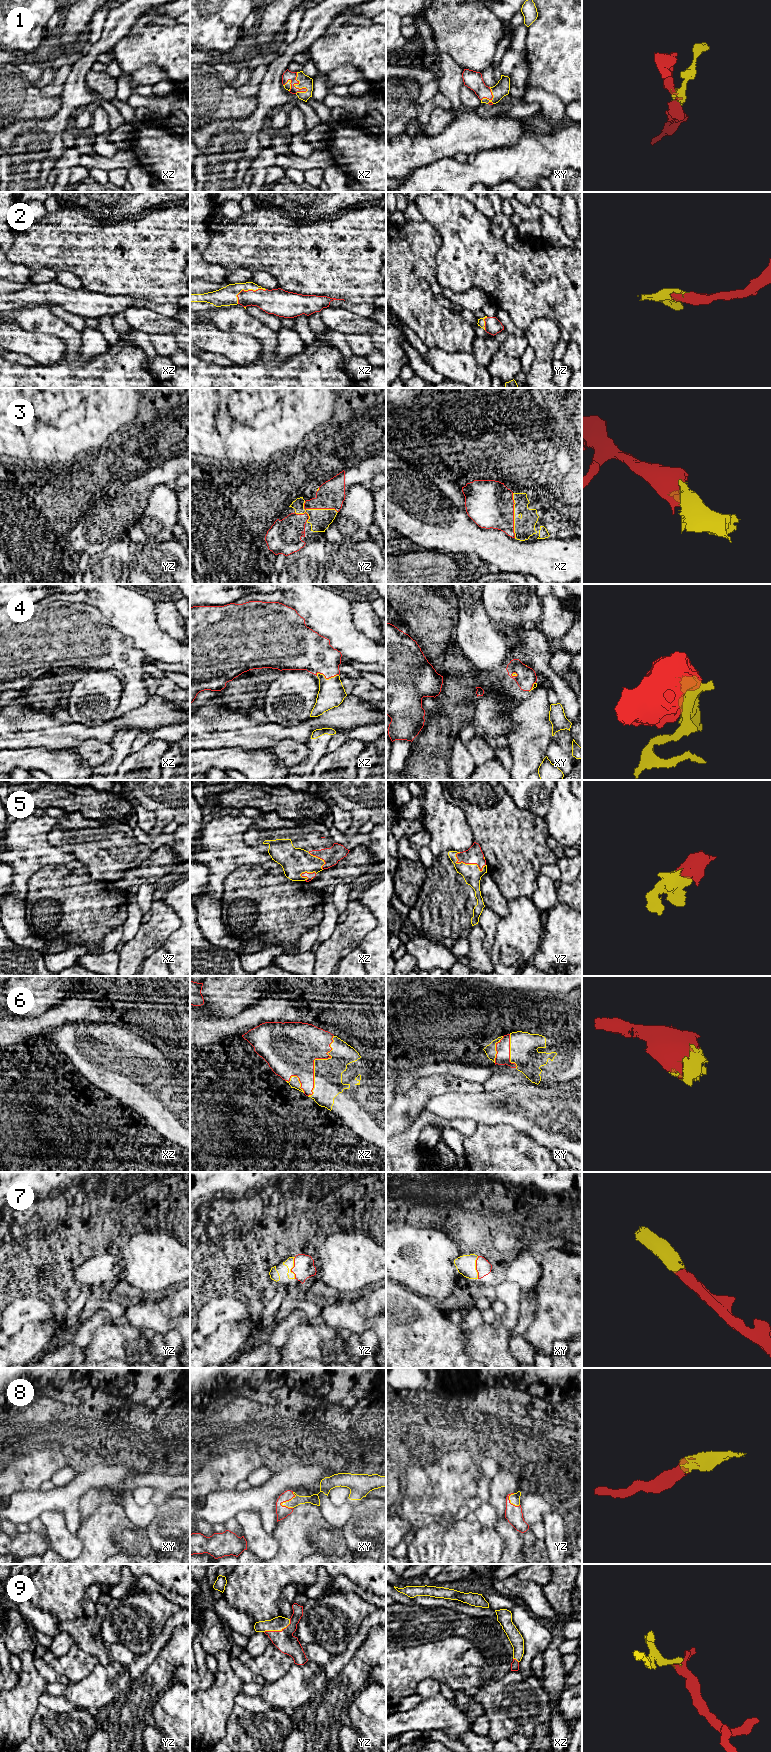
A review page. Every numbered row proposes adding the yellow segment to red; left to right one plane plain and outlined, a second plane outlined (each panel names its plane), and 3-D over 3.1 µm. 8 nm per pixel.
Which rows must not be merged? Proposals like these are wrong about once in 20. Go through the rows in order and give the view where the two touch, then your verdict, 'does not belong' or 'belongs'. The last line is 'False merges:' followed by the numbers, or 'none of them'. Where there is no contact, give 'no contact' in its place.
1: meets red in xz; belongs
2: meets red in xz; belongs
3: meets red in yz; belongs
4: meets red in xz; belongs
5: meets red in yz; belongs
6: meets red in xz; belongs
7: meets red in yz; belongs
8: meets red in xy; belongs
9: meets red in yz; belongs
False merges: none of them

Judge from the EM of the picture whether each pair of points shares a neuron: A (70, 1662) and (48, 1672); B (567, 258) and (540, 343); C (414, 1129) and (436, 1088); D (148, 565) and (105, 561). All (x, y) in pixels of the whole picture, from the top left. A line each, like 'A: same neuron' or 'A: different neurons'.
A: different neurons
B: different neurons
C: different neurons
D: same neuron

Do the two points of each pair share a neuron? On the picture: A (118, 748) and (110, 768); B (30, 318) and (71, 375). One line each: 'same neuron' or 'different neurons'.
A: same neuron
B: same neuron

